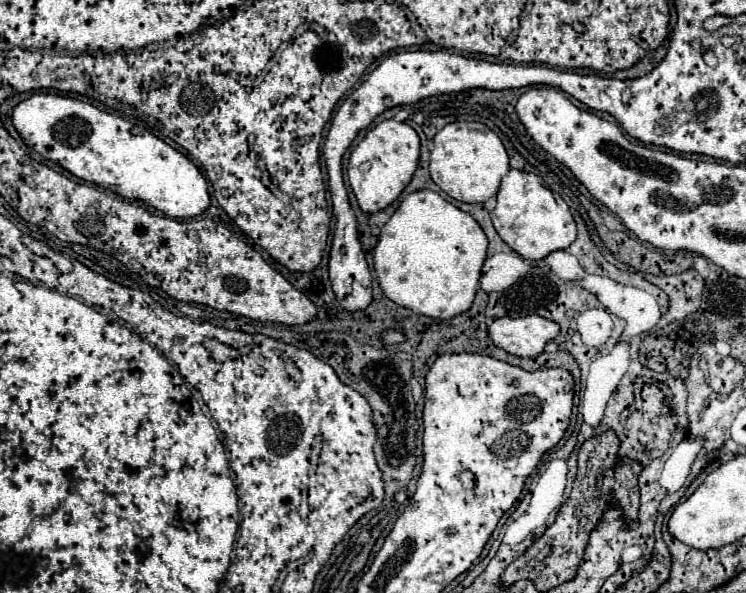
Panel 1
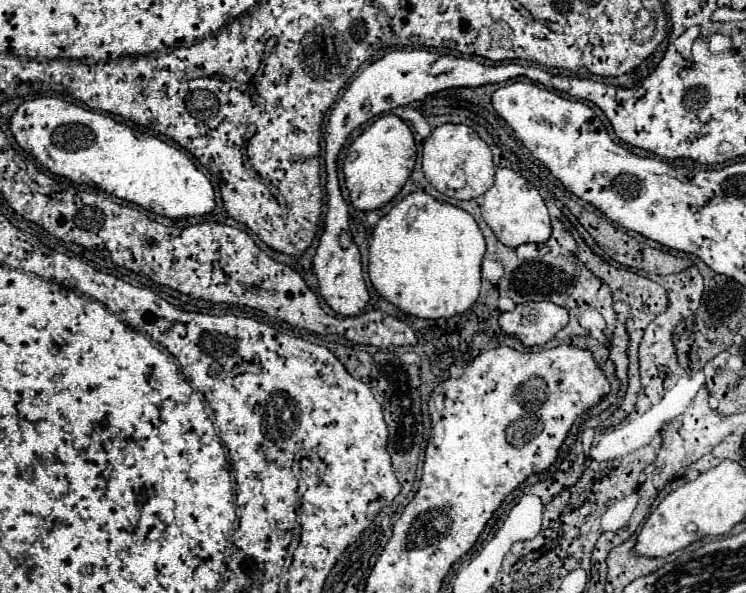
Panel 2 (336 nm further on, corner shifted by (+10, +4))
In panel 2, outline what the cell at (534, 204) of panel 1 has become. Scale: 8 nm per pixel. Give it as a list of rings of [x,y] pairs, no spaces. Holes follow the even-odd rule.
[[[497,169],[495,185],[483,195],[481,215],[495,237],[507,247],[519,247],[523,243],[545,243],[551,237],[551,221],[543,197],[525,177],[511,169]]]

